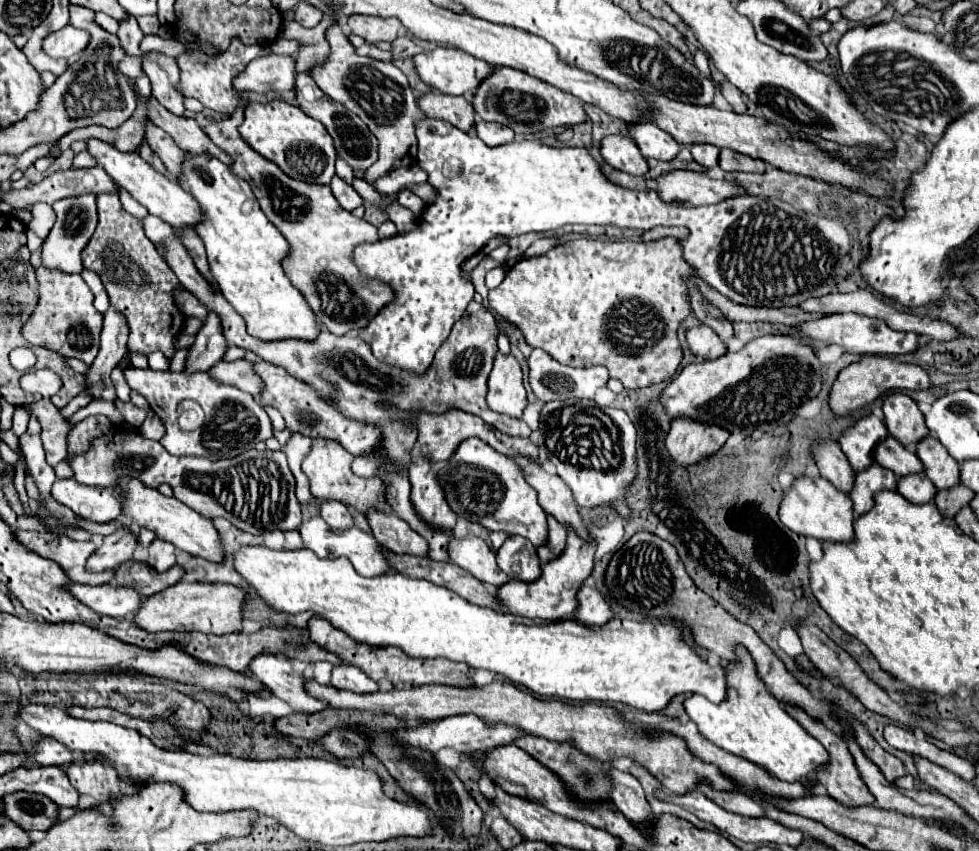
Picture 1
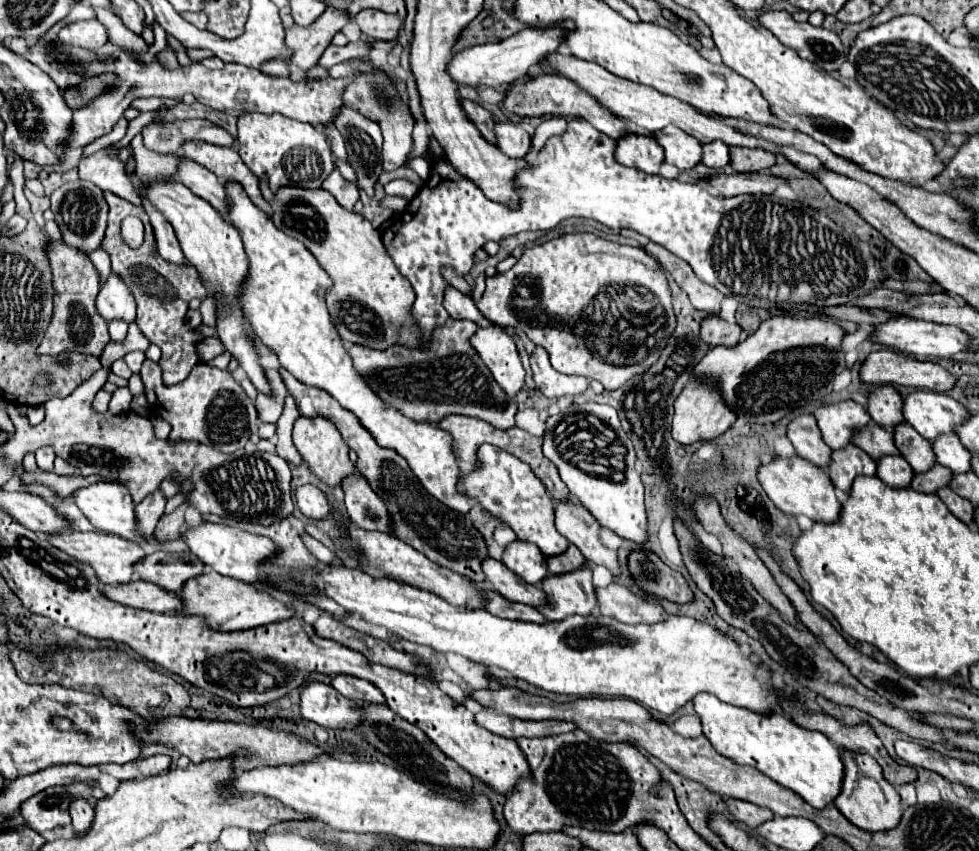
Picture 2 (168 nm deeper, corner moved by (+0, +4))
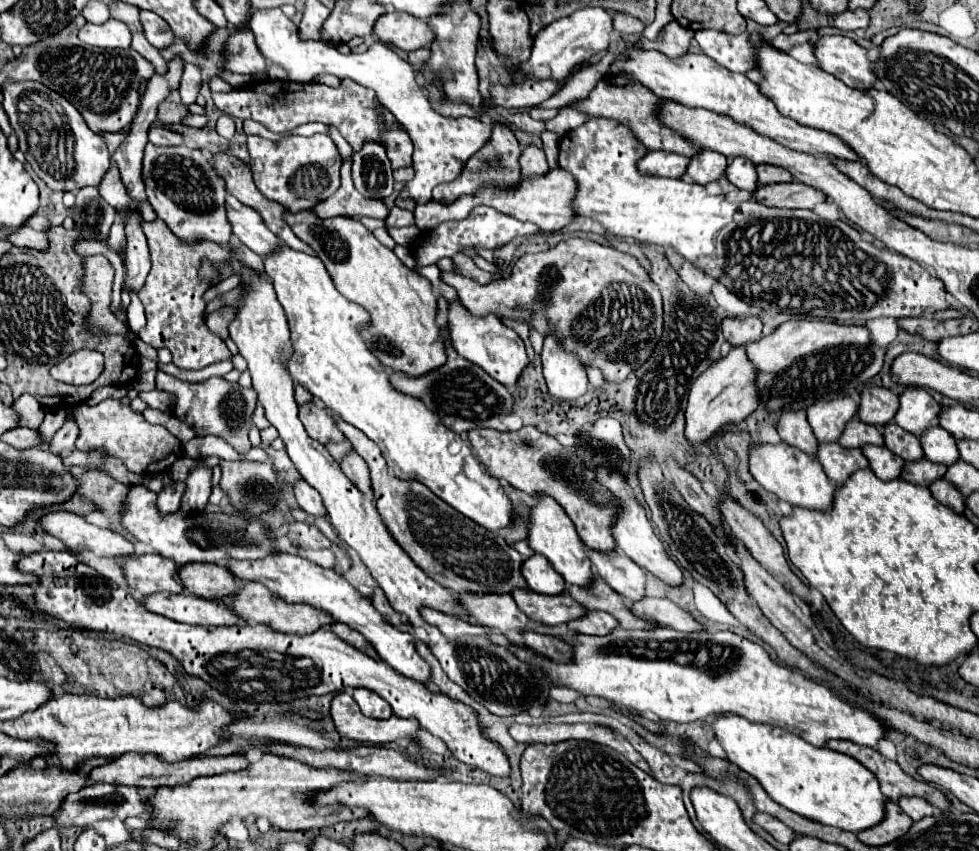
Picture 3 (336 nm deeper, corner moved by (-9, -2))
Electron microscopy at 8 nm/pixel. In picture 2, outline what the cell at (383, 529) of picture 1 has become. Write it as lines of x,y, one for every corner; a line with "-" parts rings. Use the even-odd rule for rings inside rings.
352,473
344,477
340,487
344,491
346,513
350,515
354,525
366,531
392,531
392,521
382,499
370,489
368,481
362,475

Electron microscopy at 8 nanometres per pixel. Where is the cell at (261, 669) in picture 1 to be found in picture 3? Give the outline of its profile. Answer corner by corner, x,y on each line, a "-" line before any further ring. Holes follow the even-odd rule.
337,693
331,701
331,717
335,729
341,737
359,743
389,743
401,739
419,739
415,719
399,719
391,715
389,719
371,719
359,711
359,705
349,693

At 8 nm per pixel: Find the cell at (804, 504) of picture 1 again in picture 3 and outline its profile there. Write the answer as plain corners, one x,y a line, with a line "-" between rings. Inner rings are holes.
787,443
753,447
749,457
749,471
769,493
773,493
781,501
787,501
793,507
829,511
833,505
837,487
827,479
823,467
819,467
819,461
795,447
789,447

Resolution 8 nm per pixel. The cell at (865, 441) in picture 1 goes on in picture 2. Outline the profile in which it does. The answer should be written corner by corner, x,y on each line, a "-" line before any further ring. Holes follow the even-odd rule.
850,399
816,407
814,417
822,433
822,441
830,445
830,449
842,449
848,445
852,431
864,427
870,421
866,409

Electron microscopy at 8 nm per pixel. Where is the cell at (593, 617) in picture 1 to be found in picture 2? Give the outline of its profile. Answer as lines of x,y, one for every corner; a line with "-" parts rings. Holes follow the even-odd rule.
618,583
596,589
596,597
600,613
622,623
658,623
668,617
658,599
642,599

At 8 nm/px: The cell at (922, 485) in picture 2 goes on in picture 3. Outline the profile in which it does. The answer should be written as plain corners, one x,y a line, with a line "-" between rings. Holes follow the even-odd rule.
923,459
917,463
905,463
901,479
909,481
913,485
919,485
919,487
929,487
933,481
943,479
945,473
947,473
947,467

